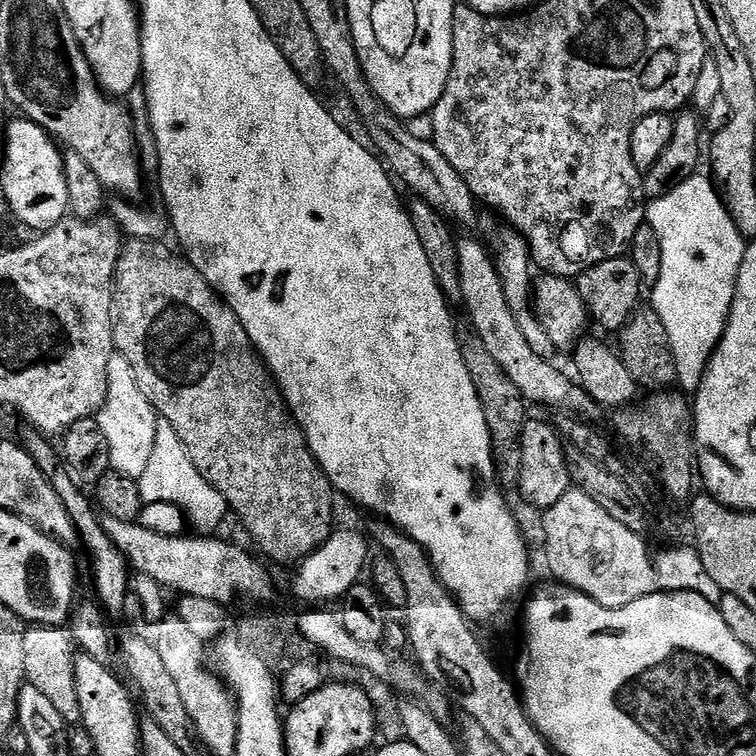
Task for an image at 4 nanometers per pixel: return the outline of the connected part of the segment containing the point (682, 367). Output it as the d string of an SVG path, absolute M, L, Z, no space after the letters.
M704 176L686 178L686 182L674 186L670 194L651 201L646 208L646 223L662 242L662 274L658 274L658 282L651 285L650 307L662 318L662 326L666 326L666 338L670 338L670 350L674 354L676 384L688 394L699 390L710 358L728 325L746 247L746 238L730 218L715 183Z

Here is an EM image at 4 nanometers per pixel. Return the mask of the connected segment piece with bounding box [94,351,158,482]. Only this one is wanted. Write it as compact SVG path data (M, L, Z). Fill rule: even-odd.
M113 351L110 363L106 365L106 398L94 419L98 426L102 426L106 446L110 446L111 471L138 482L142 474L146 474L146 466L154 451L158 413L154 406L150 406L150 402L146 402L146 394L138 390L138 382L134 382L133 368L120 352Z

